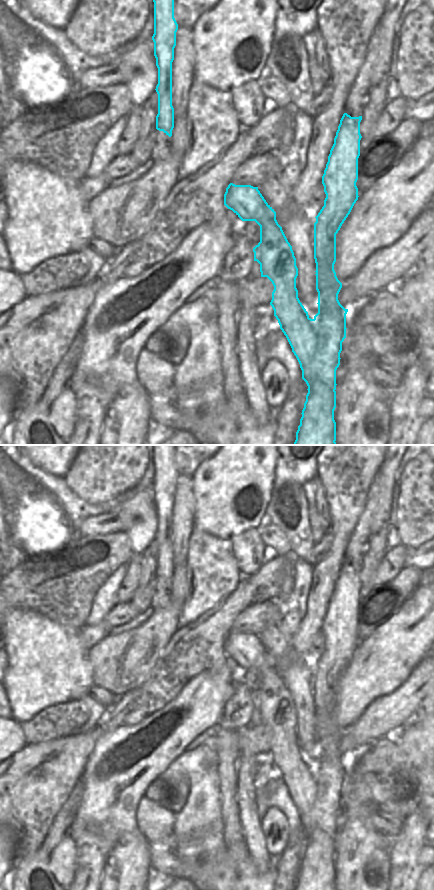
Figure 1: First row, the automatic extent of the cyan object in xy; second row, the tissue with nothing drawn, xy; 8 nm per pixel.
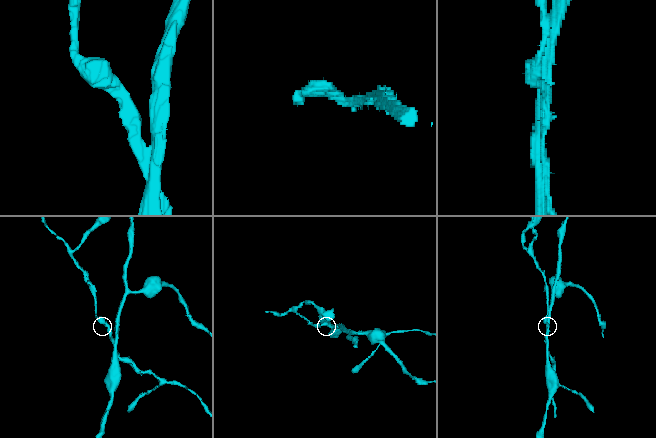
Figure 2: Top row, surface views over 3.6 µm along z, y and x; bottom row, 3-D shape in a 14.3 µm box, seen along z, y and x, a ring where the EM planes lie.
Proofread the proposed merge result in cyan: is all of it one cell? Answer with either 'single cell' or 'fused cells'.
fused cells

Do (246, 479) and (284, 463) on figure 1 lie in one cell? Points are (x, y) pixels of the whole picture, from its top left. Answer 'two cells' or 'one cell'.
two cells

